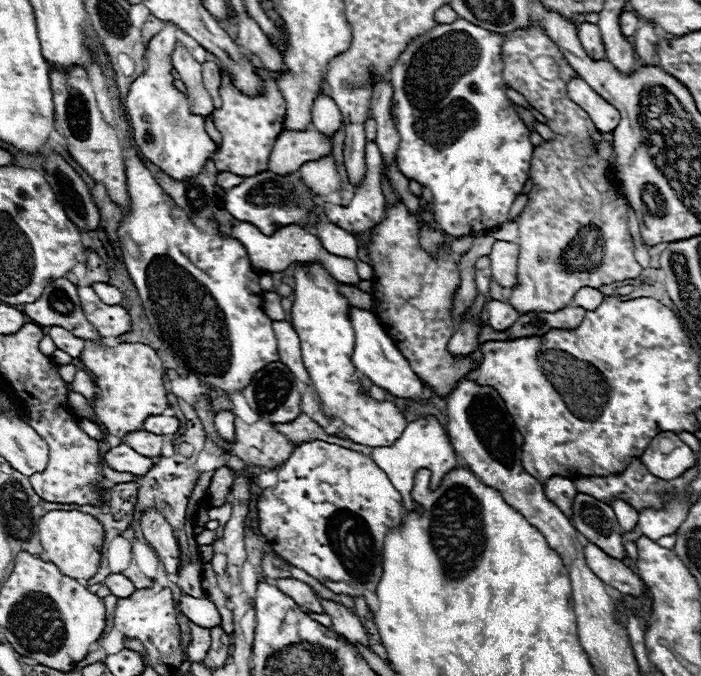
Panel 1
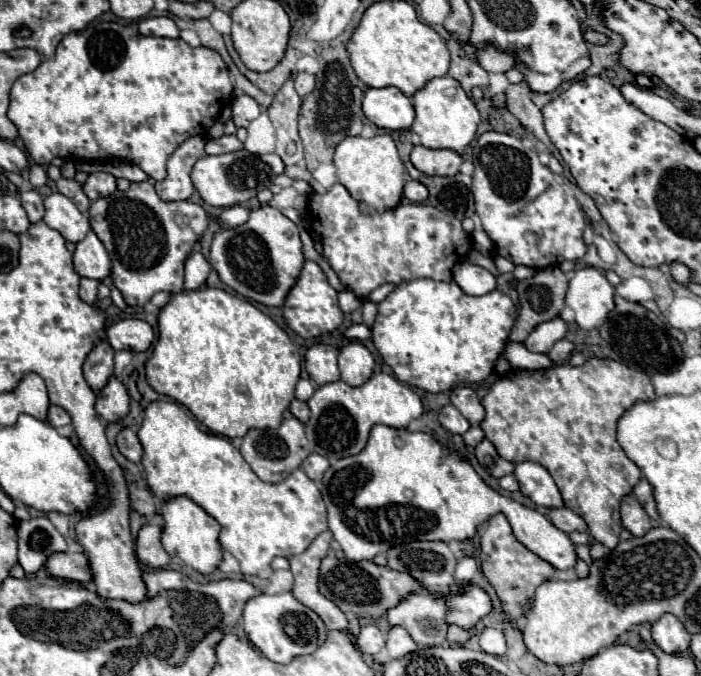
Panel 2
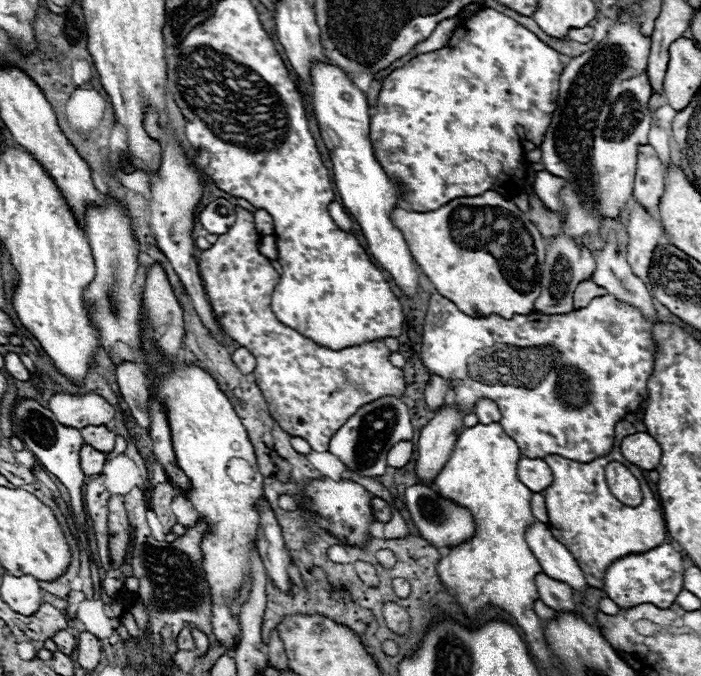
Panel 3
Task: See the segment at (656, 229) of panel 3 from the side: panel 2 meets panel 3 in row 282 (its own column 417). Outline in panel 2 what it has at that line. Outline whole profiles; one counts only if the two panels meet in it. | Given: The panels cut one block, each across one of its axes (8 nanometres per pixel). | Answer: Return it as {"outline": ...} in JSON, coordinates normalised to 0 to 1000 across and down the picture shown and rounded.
{"outline":[[[559,926],[553,941],[551,941],[551,962],[556,973],[573,973],[585,964],[591,964],[596,959],[596,953],[591,953],[588,941],[571,929],[571,926]]]}

